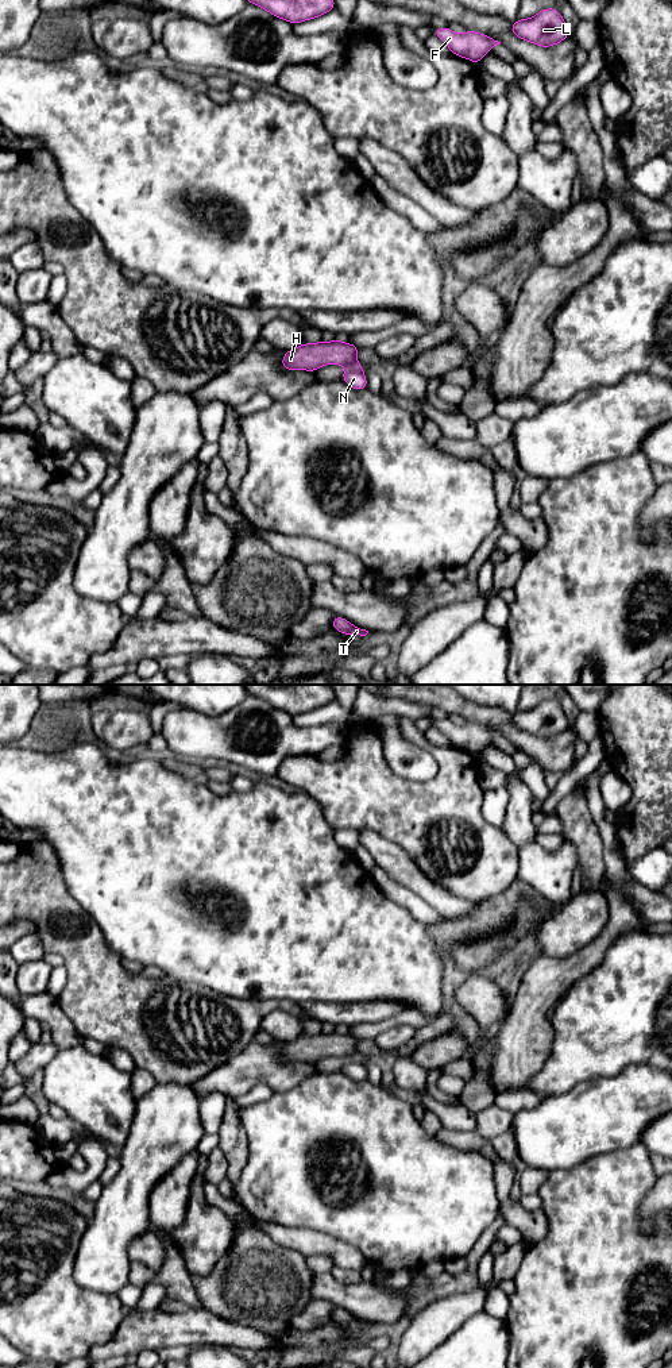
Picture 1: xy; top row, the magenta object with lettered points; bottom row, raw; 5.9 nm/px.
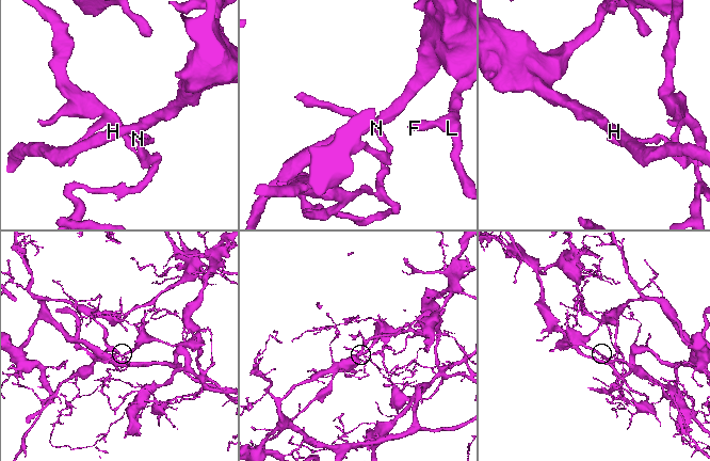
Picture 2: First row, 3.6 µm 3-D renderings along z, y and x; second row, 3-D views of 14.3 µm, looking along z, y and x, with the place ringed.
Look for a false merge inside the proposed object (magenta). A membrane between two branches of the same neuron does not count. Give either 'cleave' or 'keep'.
cleave

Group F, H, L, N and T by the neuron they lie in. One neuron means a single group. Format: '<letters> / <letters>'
F H L T / N

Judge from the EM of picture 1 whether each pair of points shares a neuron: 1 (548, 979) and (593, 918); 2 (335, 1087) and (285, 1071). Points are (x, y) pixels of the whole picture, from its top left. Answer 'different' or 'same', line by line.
1: different
2: different

